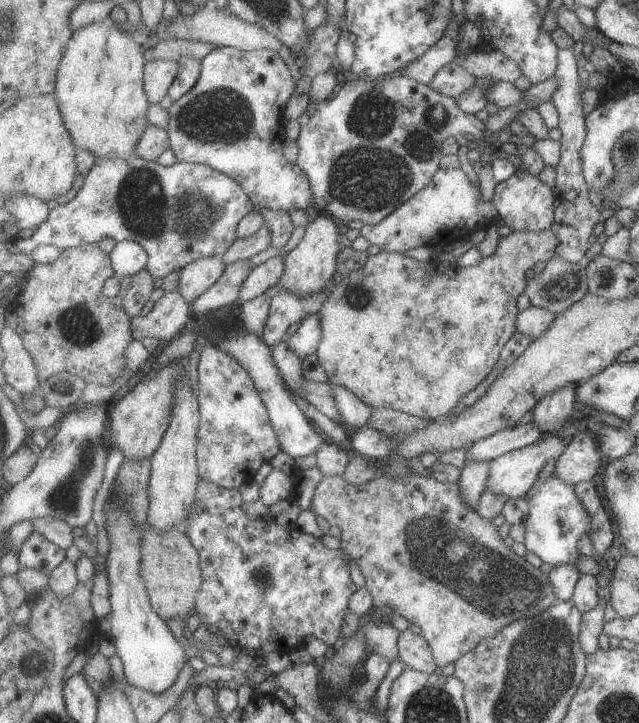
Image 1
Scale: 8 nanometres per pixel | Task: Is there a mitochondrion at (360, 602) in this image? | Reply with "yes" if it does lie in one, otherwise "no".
no

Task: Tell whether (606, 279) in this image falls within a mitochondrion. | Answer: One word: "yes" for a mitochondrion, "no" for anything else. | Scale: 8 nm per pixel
yes

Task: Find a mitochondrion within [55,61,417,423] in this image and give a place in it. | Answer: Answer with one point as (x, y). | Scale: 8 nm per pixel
(146, 208)

